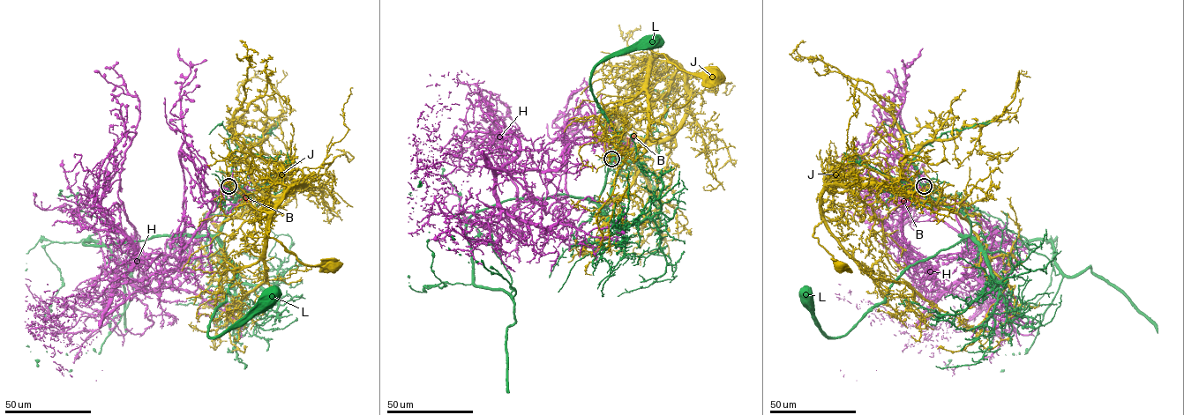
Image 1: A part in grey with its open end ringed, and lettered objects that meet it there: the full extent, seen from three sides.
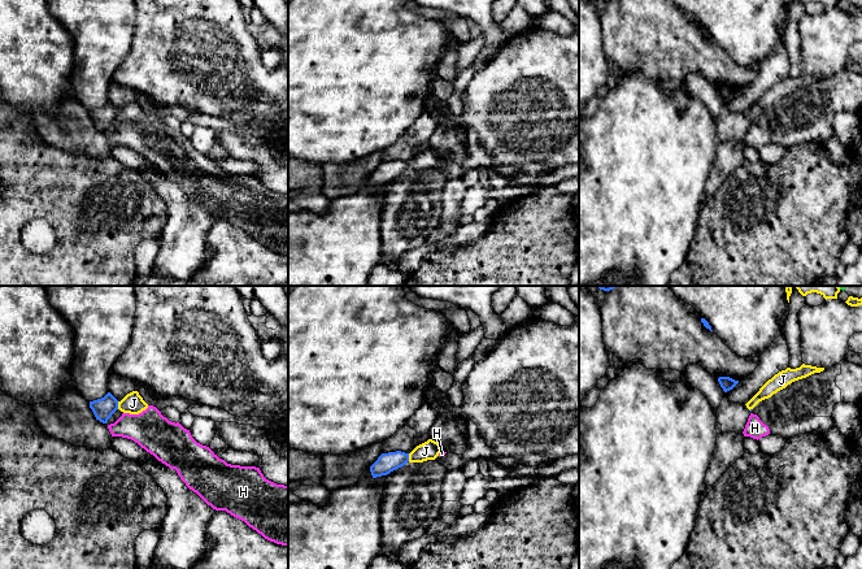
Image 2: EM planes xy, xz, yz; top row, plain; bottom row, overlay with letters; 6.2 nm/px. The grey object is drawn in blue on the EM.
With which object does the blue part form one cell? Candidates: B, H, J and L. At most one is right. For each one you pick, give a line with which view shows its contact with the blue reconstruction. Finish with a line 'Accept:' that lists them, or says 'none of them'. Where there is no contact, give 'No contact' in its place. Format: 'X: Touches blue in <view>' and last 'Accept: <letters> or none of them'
B: No contact
Accept: B

